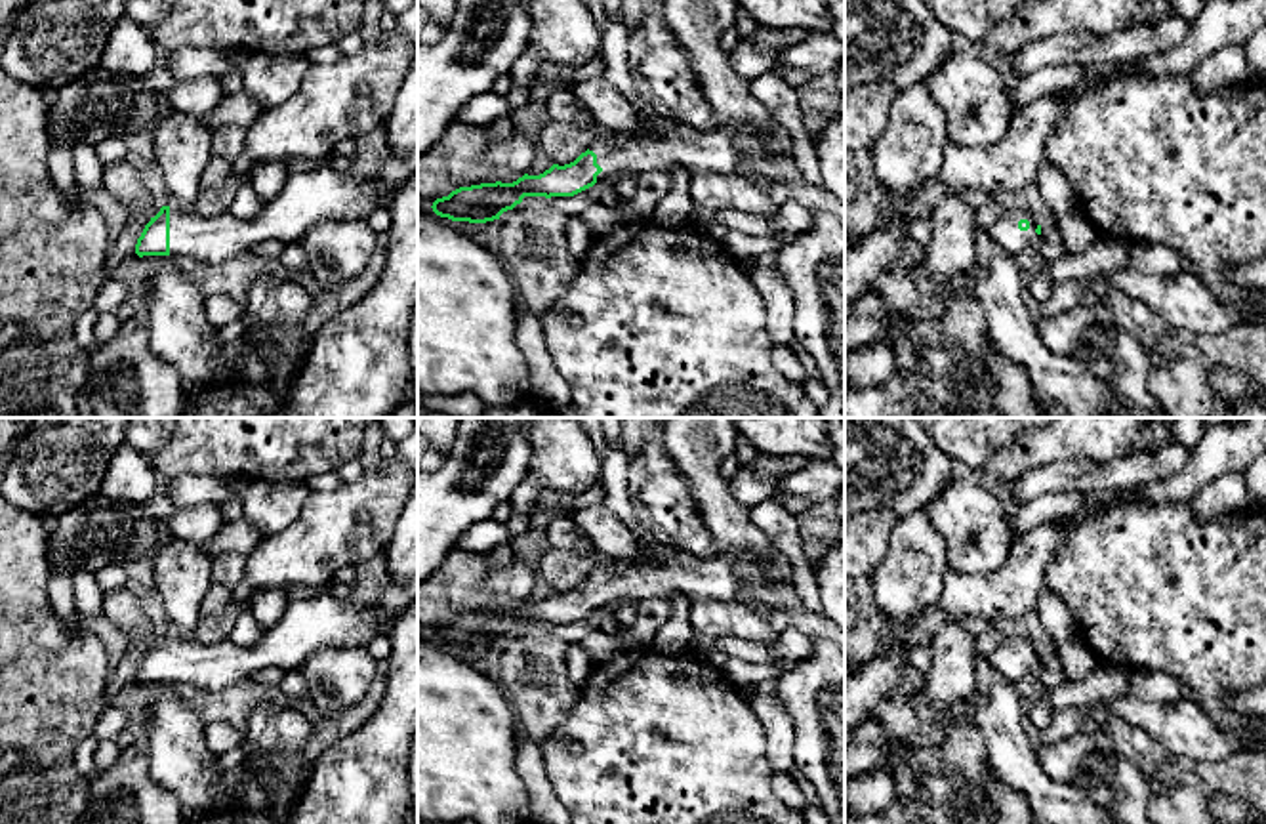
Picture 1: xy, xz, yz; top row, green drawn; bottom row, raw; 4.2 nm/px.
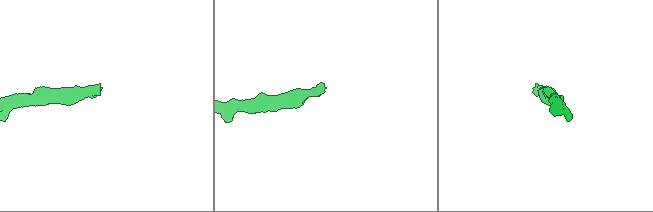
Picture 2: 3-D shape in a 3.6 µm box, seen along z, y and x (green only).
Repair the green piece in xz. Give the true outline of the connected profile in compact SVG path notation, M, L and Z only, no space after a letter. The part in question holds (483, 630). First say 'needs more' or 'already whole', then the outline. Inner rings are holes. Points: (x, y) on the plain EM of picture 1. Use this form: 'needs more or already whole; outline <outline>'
needs more; outline M641 549L637 557L618 561L616 566L599 566L574 589L553 591L540 603L524 601L513 610L480 610L459 614L433 629L433 639L452 649L486 650L500 647L524 624L574 624L595 610L608 610L622 603L667 599L683 593L690 601L719 601L734 605L744 601L744 584L738 576L738 559L715 555L696 559L673 551L650 561Z

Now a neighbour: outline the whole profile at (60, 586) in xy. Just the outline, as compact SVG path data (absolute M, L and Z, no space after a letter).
M53 568L48 580L48 599L55 616L71 628L80 626L80 614L76 610L72 593L72 574Z

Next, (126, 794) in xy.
M147 753L97 774L76 824L187 824L177 797L156 784Z

